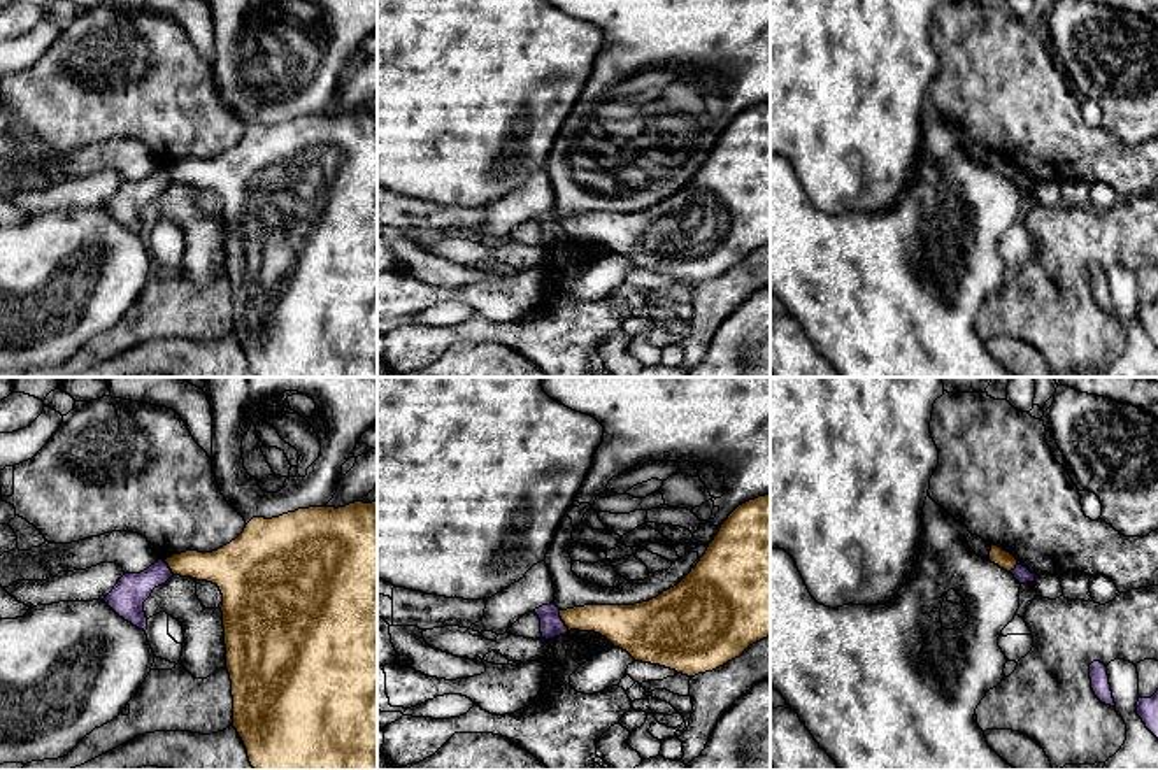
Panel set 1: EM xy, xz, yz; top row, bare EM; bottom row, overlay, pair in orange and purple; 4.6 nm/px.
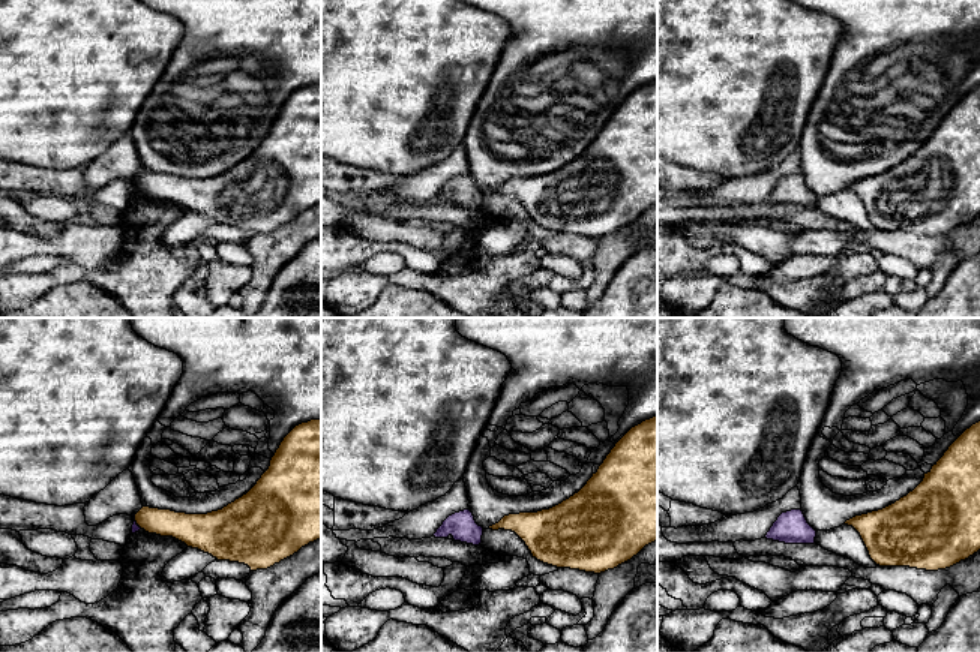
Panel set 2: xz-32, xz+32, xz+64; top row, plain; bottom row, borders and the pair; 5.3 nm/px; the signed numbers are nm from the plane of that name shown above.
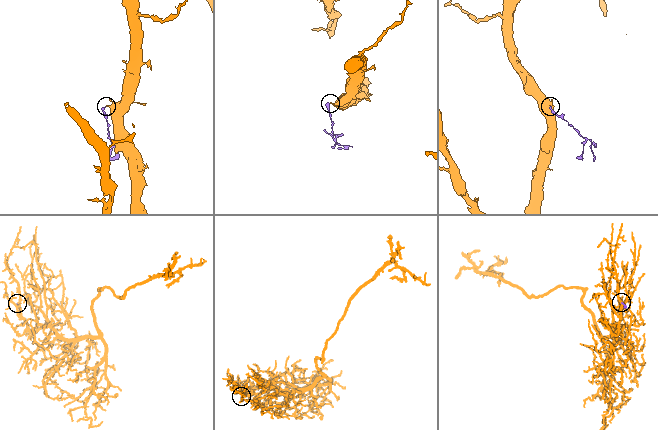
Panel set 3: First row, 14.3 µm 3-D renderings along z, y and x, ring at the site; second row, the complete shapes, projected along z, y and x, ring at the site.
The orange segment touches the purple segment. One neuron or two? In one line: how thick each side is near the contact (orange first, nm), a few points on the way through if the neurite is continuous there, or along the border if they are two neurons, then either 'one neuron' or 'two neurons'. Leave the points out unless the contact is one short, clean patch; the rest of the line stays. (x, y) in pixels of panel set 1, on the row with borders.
180 nm thick on the orange side, 110 nm on the other; border along xz (558, 611), (569, 630); two neurons

